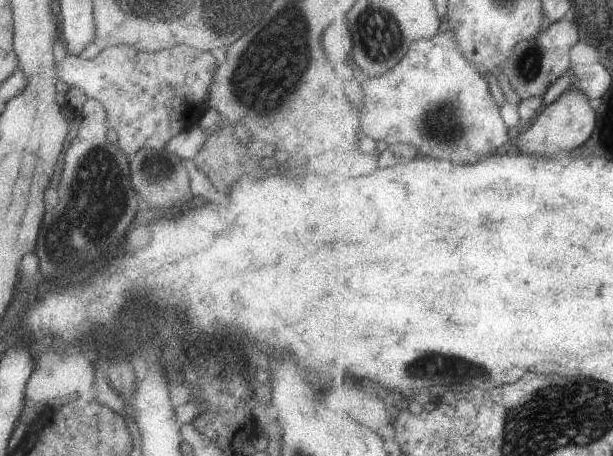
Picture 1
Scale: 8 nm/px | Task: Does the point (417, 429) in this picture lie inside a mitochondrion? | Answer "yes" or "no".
no

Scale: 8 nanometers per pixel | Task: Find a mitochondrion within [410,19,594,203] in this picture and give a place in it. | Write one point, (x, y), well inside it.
(528, 66)

